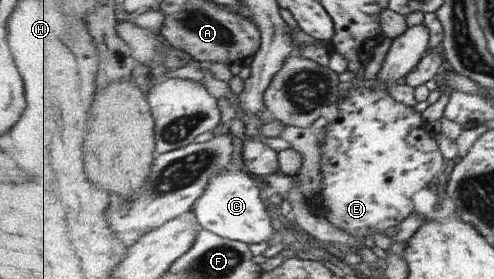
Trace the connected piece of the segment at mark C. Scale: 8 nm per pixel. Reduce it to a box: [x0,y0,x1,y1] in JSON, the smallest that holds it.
[192,169,275,245]

